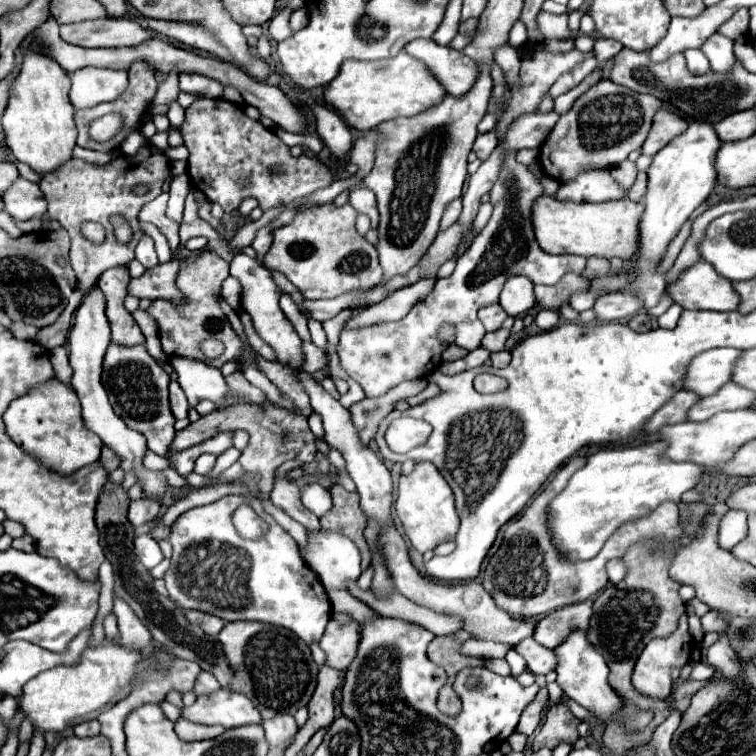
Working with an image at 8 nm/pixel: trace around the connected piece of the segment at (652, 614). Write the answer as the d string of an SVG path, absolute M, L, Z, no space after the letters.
M641 543L633 545L627 551L627 555L623 557L627 567L629 567L627 577L617 585L607 585L599 593L599 597L595 599L593 617L591 617L589 629L587 629L589 643L593 643L593 647L609 663L609 669L611 669L609 683L613 685L613 689L621 697L639 705L641 709L651 709L655 713L655 719L651 721L647 733L653 733L653 729L661 721L665 721L665 717L669 715L671 709L677 709L679 713L683 713L689 707L691 697L705 685L703 681L685 681L681 685L675 685L671 695L669 695L671 703L667 703L667 699L655 701L651 697L645 697L645 695L637 693L637 689L633 689L633 683L631 683L633 665L635 665L637 657L641 655L641 649L645 649L645 645L653 637L667 637L669 633L673 633L679 617L685 613L685 601L679 597L681 583L677 583L669 577L671 555L673 553L665 553L663 557L653 559L653 557L649 557L645 545L641 545Z

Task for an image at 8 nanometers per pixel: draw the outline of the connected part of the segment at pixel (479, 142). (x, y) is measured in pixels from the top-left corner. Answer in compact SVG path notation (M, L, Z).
M489 131L489 133L477 135L475 145L473 145L473 151L477 153L477 157L479 157L481 161L485 161L485 157L489 157L489 153L493 153L493 149L495 149L495 147L497 147L495 131Z

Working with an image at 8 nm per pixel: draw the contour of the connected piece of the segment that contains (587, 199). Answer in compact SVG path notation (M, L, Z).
M609 171L579 173L573 181L561 183L553 195L557 201L573 203L603 203L625 197L623 189L613 181Z

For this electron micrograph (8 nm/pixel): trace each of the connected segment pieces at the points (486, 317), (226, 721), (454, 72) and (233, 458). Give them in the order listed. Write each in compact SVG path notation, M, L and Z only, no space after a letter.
M495 303L495 305L483 307L479 311L479 319L481 319L481 323L485 325L487 331L497 331L497 329L501 329L503 321L507 319L507 313L501 309L501 305Z
M219 689L211 695L197 697L197 701L189 709L183 709L183 717L189 717L189 721L203 725L221 725L225 729L263 723L259 709L243 693L229 689Z
M417 39L409 43L405 51L423 61L439 79L439 83L447 89L447 93L455 97L465 95L465 91L469 91L479 77L477 63L469 59L463 51L437 45L431 39Z
M230 447L217 457L216 465L211 473L207 474L207 477L217 477L219 473L223 472L225 469L233 465L233 463L237 462L239 456L240 451L234 447Z

